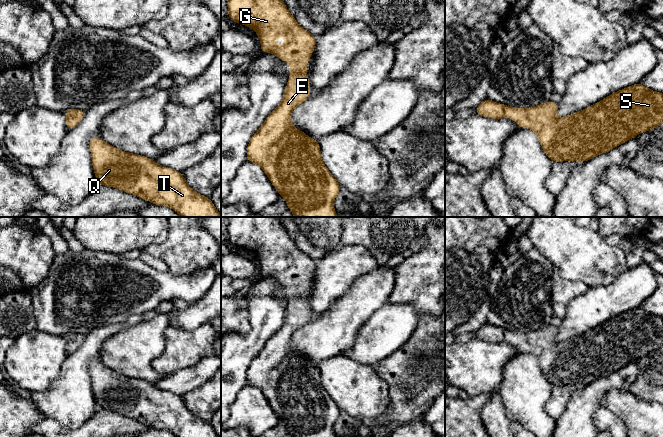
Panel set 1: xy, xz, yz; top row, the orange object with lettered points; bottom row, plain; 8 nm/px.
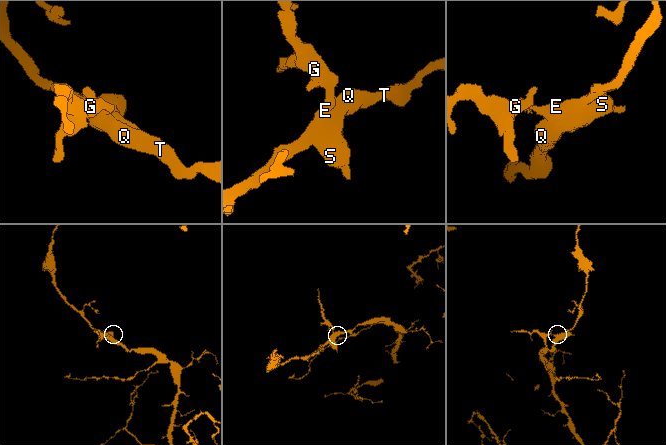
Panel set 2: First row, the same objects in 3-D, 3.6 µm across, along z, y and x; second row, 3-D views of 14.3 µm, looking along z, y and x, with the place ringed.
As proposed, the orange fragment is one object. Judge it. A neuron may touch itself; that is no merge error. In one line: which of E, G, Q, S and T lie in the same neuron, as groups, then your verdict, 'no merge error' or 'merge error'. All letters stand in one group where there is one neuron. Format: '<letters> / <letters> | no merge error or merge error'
E G Q S T | no merge error

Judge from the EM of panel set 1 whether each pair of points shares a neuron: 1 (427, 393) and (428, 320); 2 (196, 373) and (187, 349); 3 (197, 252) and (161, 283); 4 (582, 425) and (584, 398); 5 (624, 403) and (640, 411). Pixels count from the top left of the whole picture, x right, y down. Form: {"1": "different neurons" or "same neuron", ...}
{"1": "same neuron", "2": "different neurons", "3": "different neurons", "4": "same neuron", "5": "same neuron"}

